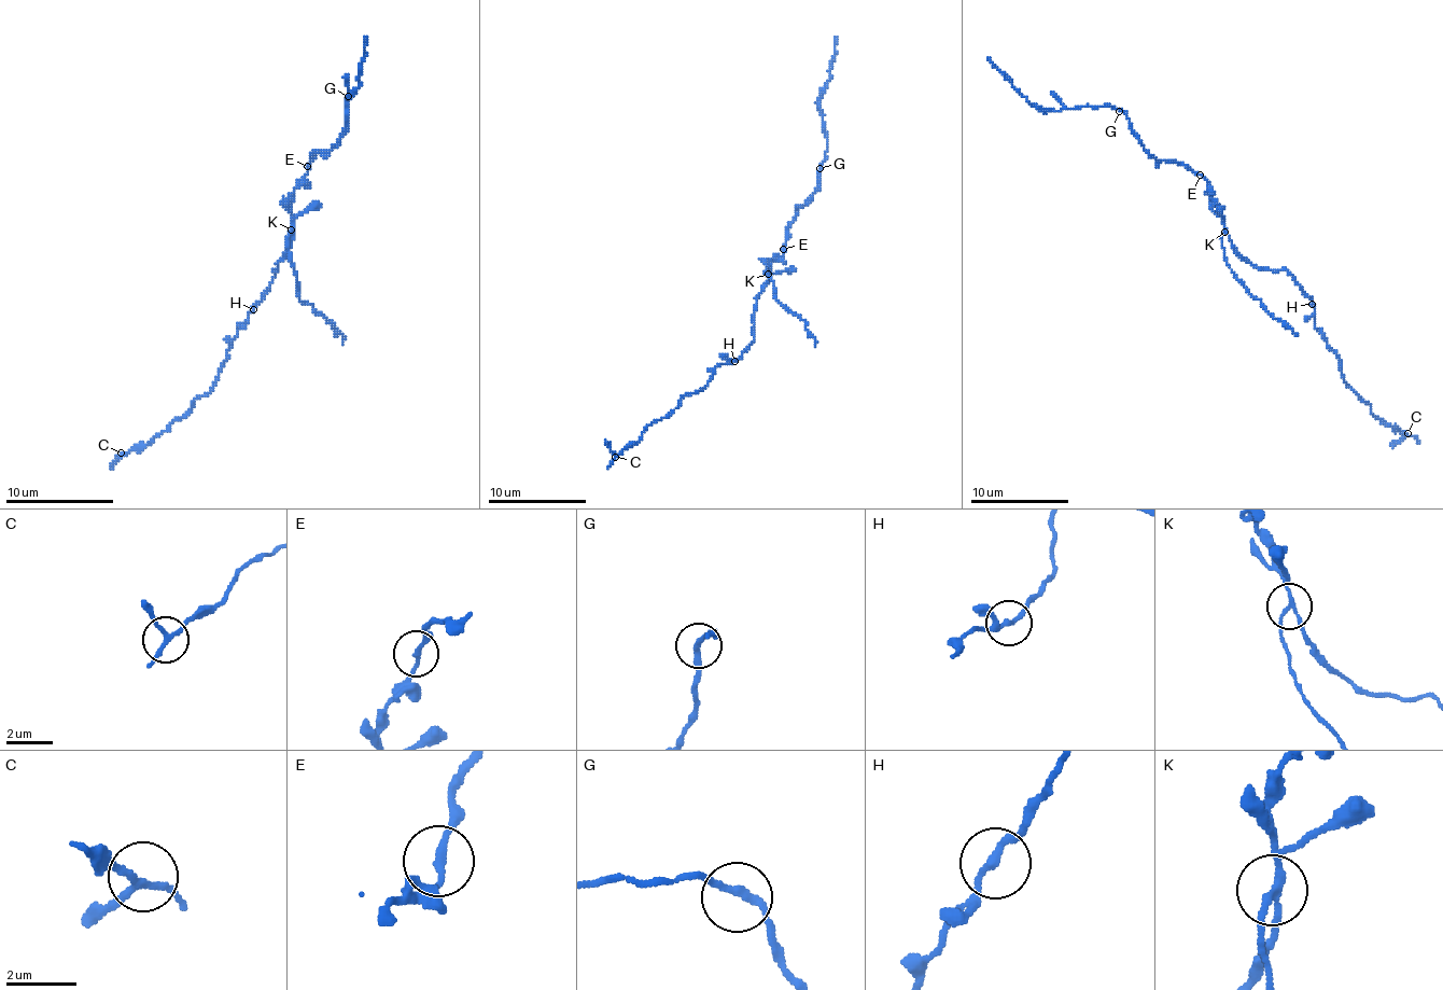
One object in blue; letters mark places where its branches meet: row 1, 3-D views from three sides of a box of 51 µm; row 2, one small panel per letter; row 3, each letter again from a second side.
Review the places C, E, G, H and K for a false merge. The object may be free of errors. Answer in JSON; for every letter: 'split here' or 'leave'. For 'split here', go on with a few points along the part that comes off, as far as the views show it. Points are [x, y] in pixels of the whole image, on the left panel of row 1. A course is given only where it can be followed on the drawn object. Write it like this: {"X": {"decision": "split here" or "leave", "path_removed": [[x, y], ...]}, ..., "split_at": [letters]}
{"C": {"decision": "leave"}, "E": {"decision": "leave"}, "G": {"decision": "leave"}, "H": {"decision": "leave"}, "K": {"decision": "split here", "path_removed": [[291, 228], [289, 261], [296, 277], [296, 296], [332, 323], [342, 345]]}, "split_at": ["K"]}

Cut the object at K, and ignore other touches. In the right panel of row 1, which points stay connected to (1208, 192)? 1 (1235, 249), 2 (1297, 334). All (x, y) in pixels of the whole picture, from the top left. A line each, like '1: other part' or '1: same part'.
1: same part
2: other part

